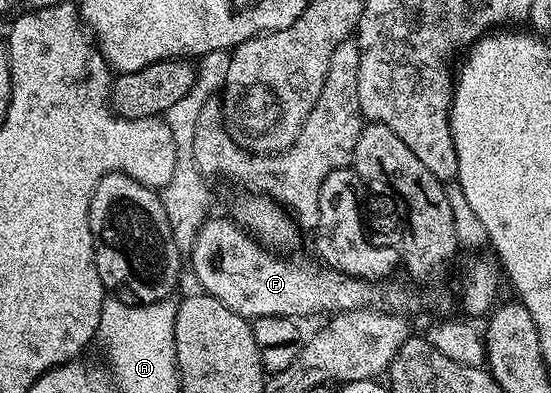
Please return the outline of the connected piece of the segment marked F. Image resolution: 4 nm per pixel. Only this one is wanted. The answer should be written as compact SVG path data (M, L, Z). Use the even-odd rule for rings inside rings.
M212 215L199 229L188 261L192 263L199 288L246 320L268 315L295 319L326 315L326 305L310 305L310 297L314 297L310 285L322 285L322 273L338 272L317 258L310 259L300 254L287 256L290 258L286 260L282 258L285 256L255 241L236 221L224 215Z

